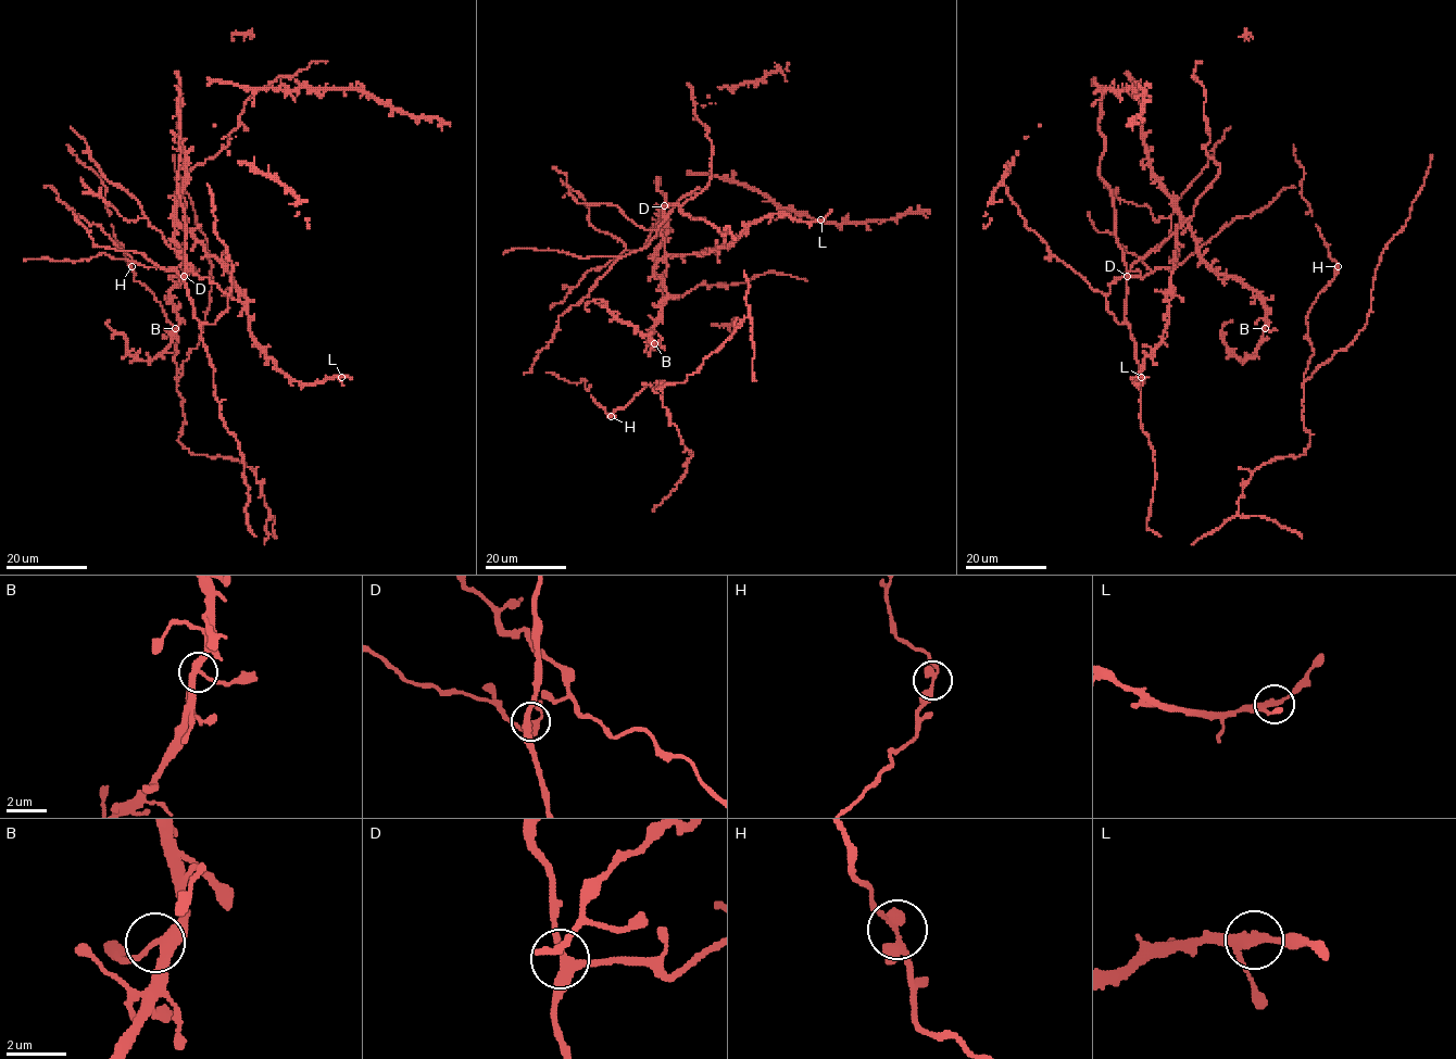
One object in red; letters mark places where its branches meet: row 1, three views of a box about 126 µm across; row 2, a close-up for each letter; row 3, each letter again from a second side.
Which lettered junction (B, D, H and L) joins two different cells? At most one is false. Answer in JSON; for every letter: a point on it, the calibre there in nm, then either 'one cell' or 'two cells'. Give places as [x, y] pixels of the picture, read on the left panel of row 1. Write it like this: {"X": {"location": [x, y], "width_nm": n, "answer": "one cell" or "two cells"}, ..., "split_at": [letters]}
{"B": {"location": [175, 328], "width_nm": 280, "answer": "one cell"}, "D": {"location": [184, 276], "width_nm": 280, "answer": "one cell"}, "H": {"location": [132, 266], "width_nm": 280, "answer": "one cell"}, "L": {"location": [341, 377], "width_nm": 260, "answer": "one cell"}, "split_at": []}

